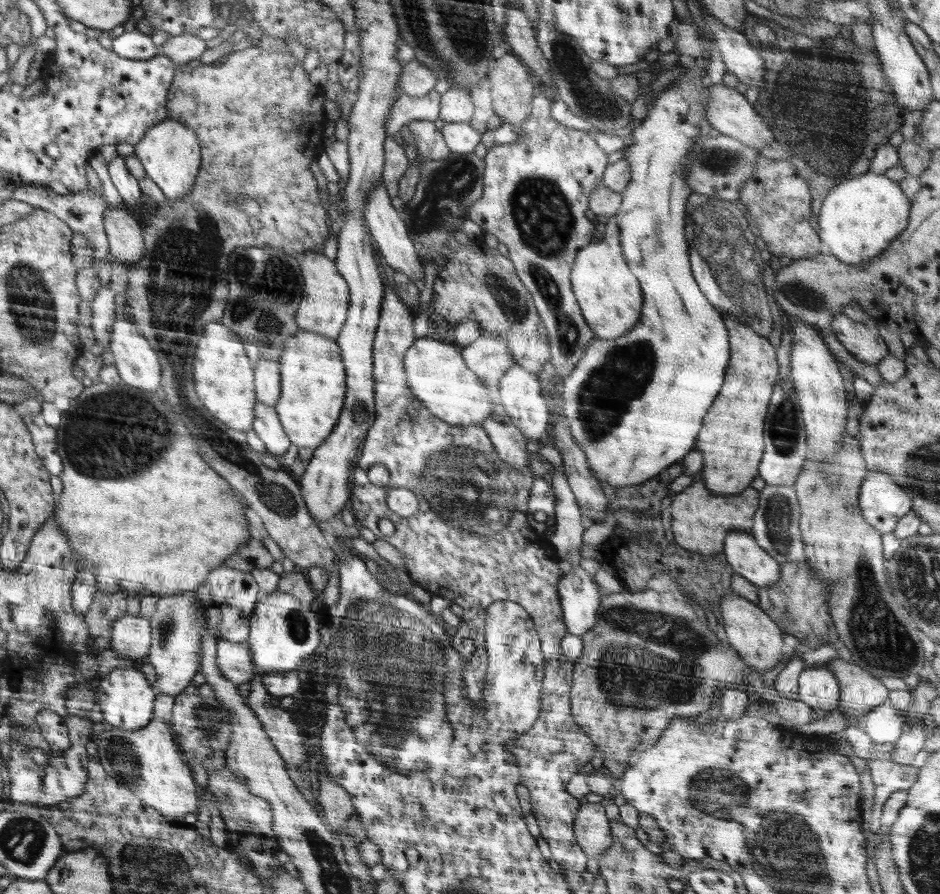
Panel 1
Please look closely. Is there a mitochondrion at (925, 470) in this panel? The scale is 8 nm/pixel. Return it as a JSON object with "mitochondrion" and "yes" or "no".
{"mitochondrion":"yes"}

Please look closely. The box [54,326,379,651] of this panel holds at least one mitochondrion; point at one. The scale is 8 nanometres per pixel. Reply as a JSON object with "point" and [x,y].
{"point":[100,441]}

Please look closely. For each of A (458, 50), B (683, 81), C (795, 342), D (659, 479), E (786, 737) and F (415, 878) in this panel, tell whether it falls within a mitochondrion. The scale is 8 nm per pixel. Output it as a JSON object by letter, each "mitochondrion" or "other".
{"A":"mitochondrion","B":"other","C":"other","D":"other","E":"other","F":"other"}

